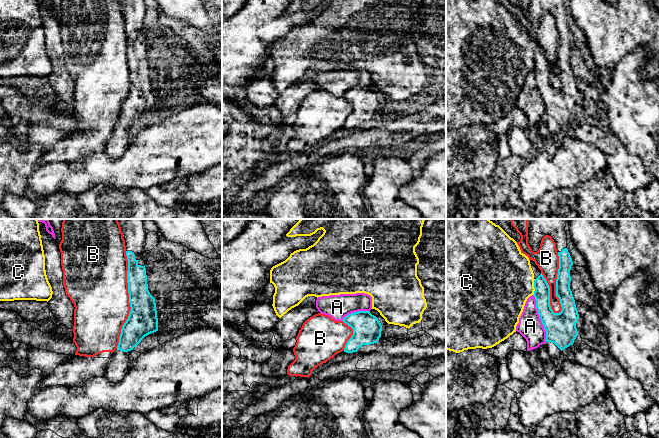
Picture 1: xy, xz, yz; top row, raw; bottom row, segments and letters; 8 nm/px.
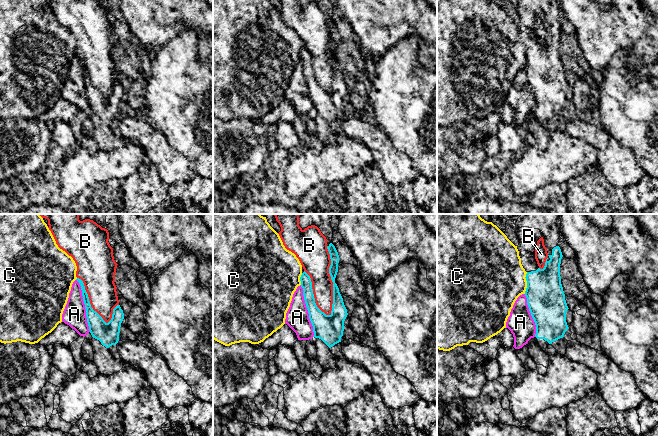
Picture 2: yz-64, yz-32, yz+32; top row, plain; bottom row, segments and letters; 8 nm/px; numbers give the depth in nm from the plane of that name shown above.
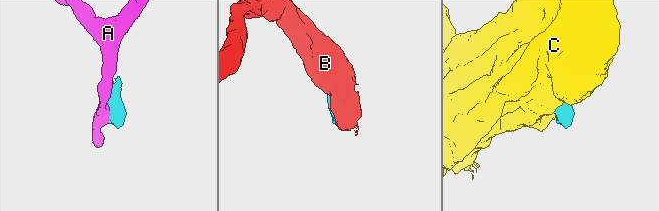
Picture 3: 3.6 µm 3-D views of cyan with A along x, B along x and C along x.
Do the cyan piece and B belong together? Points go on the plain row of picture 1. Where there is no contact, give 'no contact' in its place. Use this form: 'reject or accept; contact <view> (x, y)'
reject; contact yz (556, 61)

